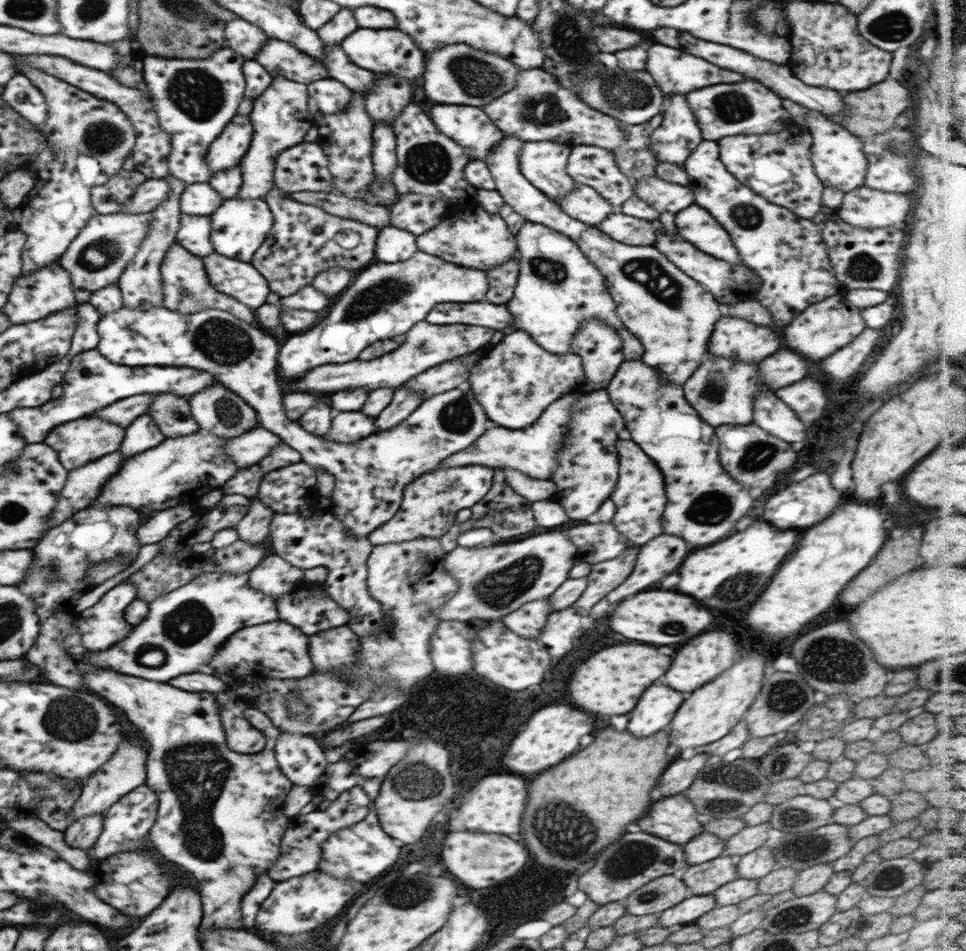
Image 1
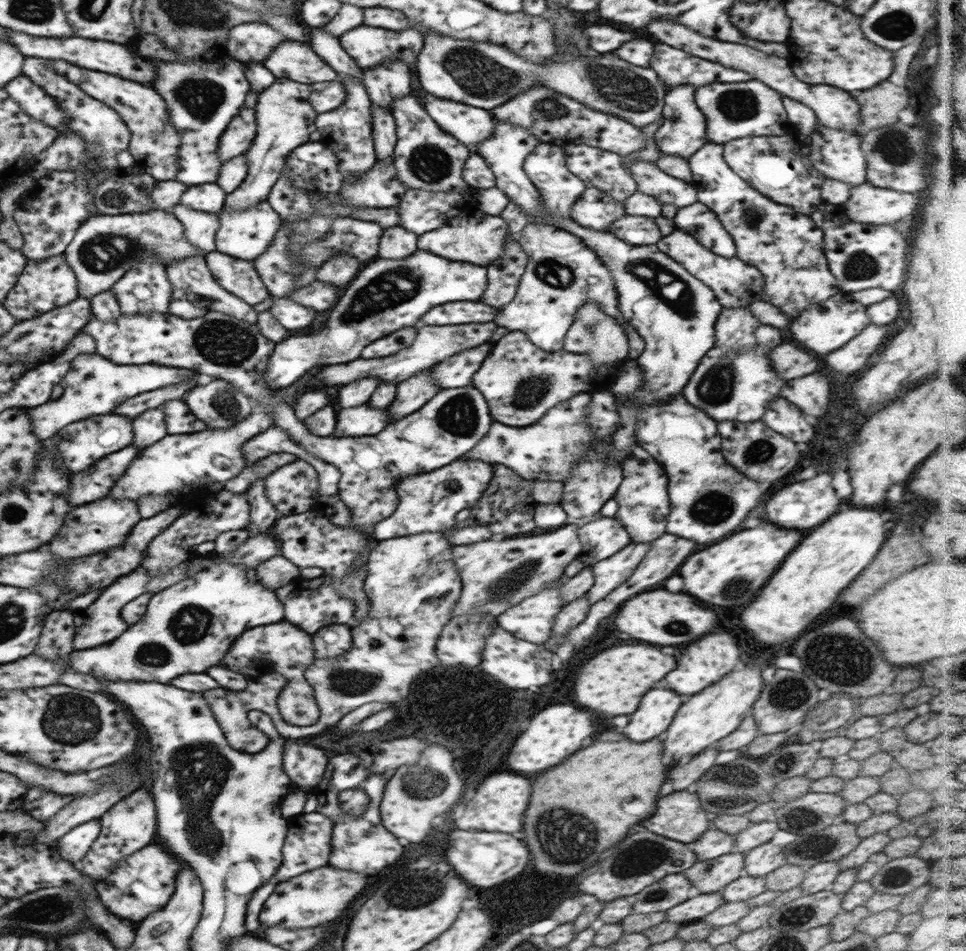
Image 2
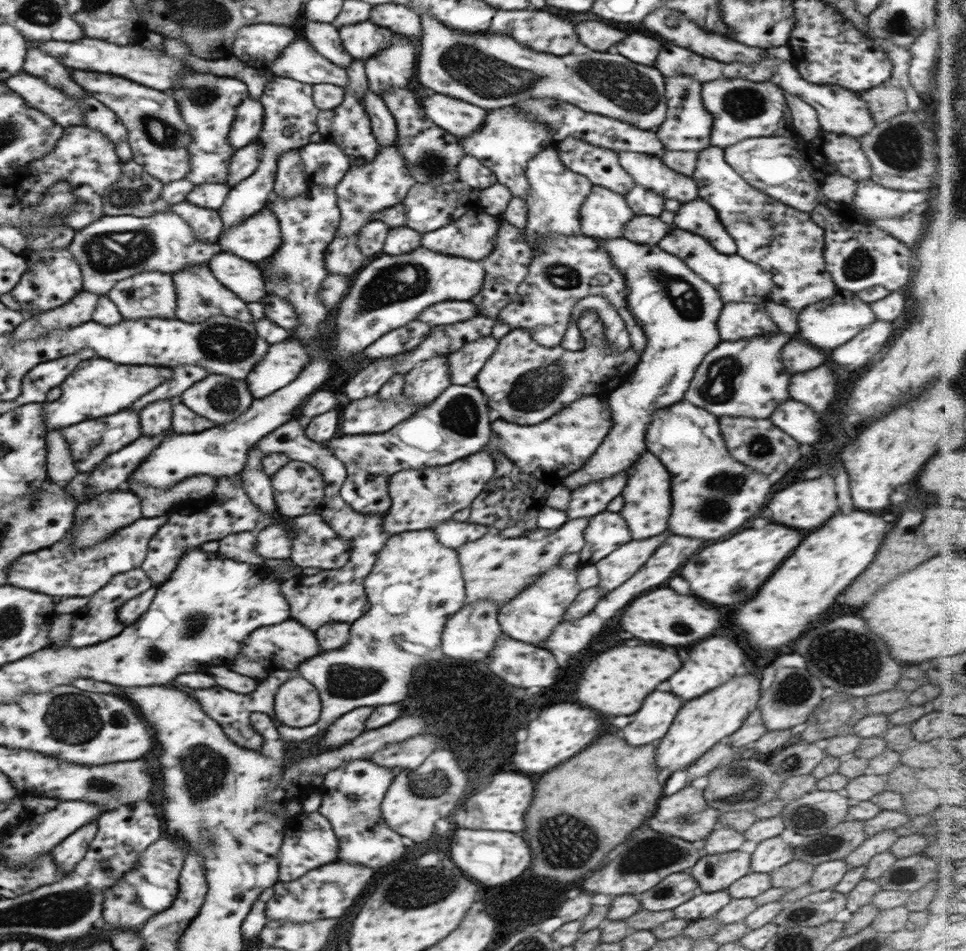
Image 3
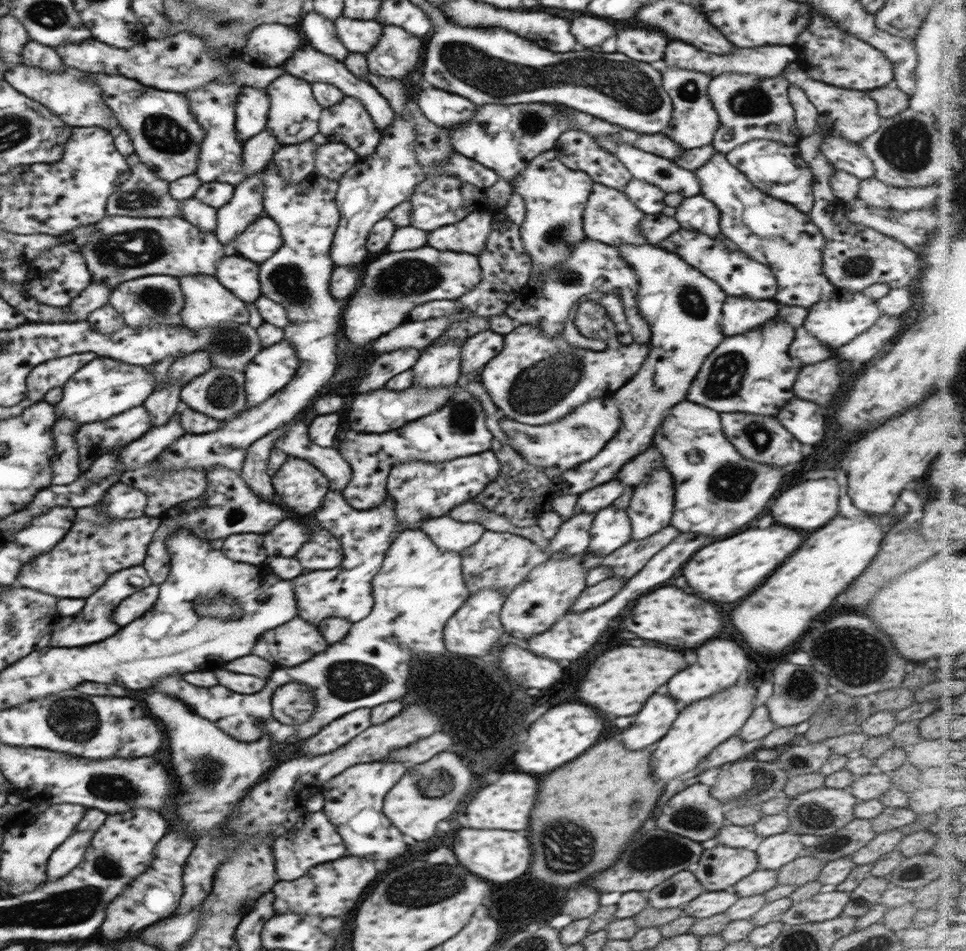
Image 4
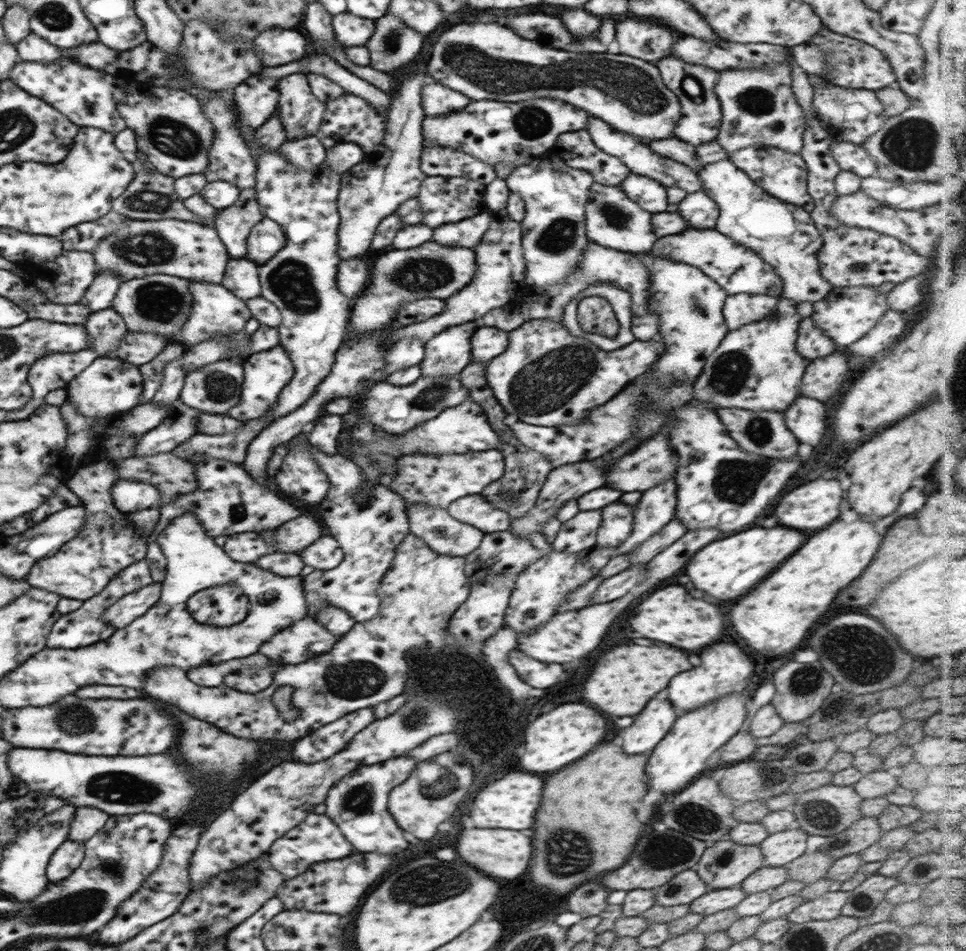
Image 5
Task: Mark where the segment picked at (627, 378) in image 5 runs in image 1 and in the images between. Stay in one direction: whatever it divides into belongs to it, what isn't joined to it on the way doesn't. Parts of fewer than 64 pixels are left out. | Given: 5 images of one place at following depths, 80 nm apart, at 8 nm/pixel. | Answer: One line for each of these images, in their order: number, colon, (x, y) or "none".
1: (514, 383)
2: (520, 382)
3: (526, 383)
4: (535, 380)

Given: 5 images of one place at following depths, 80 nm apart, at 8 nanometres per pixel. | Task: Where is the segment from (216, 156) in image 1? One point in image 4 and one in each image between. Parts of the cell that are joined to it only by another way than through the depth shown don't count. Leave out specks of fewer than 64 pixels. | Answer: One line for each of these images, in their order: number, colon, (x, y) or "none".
2: (237, 138)
3: (248, 121)
4: (253, 105)

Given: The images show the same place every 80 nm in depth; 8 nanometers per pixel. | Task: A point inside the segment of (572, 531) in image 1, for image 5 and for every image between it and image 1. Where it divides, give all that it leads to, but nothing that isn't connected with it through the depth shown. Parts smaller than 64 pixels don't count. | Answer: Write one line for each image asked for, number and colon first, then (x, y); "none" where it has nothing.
2: (601, 538)
3: (607, 531)
4: (611, 528)
5: (616, 523)

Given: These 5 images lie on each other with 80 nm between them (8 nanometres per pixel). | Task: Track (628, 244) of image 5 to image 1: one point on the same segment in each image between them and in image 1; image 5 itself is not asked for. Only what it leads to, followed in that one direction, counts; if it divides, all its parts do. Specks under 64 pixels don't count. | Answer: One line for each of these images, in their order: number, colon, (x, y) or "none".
1: (584, 204)
2: (594, 209)
3: (604, 213)
4: (609, 217)

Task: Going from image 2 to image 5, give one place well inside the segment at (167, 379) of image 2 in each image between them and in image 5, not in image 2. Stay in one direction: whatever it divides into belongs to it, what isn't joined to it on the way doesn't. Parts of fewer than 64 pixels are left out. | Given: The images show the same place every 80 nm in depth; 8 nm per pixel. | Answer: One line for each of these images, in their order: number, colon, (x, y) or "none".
3: (98, 388)
4: (104, 388)
5: (109, 385)

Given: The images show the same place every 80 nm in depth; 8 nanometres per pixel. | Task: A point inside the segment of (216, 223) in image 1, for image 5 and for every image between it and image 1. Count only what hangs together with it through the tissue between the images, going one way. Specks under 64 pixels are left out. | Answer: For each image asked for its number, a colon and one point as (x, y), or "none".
2: (245, 234)
3: (256, 238)
4: (261, 238)
5: (266, 238)

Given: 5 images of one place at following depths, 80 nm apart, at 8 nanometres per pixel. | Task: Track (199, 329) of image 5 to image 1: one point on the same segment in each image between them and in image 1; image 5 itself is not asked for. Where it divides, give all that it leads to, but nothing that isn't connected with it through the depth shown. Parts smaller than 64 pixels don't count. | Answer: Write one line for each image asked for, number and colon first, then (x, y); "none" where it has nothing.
1: (186, 287)
2: (194, 292)
3: (200, 295)
4: (207, 301)

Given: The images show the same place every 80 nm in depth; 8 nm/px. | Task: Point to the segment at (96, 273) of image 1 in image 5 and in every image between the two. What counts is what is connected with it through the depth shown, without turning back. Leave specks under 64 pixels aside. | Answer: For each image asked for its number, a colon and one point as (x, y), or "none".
2: (104, 248)
3: (112, 248)
4: (121, 248)
5: (194, 251)

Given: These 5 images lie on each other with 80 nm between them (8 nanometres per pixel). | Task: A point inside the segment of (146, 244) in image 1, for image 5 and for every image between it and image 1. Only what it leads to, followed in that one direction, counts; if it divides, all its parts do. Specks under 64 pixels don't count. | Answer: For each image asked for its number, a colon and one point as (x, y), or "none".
2: (145, 288)
3: (152, 293)
4: (153, 299)
5: (160, 303)

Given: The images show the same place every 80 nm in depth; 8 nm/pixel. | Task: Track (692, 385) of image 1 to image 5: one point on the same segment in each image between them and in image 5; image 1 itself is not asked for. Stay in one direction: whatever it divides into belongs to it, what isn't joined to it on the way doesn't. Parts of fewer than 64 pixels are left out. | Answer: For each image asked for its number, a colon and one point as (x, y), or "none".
2: (744, 379)
3: (747, 379)
4: (753, 373)
5: (757, 367)

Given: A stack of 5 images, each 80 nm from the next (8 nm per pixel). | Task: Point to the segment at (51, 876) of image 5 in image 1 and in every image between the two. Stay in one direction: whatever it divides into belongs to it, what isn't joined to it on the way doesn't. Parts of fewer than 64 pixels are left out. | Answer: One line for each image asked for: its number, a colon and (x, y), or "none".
1: (82, 833)
2: (72, 847)
3: (67, 855)
4: (67, 856)

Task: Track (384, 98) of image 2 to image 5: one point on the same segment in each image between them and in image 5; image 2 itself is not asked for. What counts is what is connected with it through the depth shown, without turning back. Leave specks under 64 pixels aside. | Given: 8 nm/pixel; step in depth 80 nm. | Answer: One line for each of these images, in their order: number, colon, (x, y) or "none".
3: (394, 66)
4: (397, 52)
5: (393, 45)

